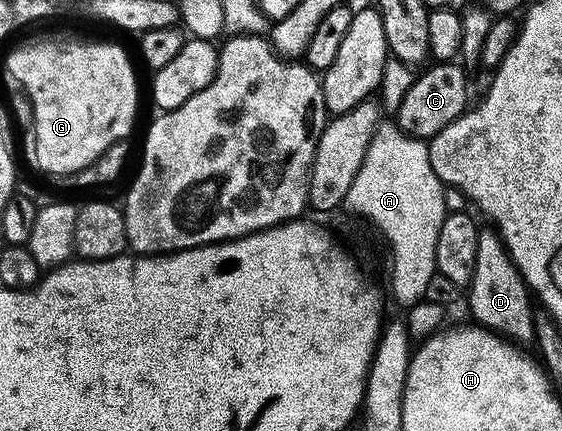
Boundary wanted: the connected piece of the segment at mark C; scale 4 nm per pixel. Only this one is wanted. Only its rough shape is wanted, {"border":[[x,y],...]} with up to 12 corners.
{"border":[[437,61],[416,76],[395,114],[426,141],[470,106],[467,72]]}

